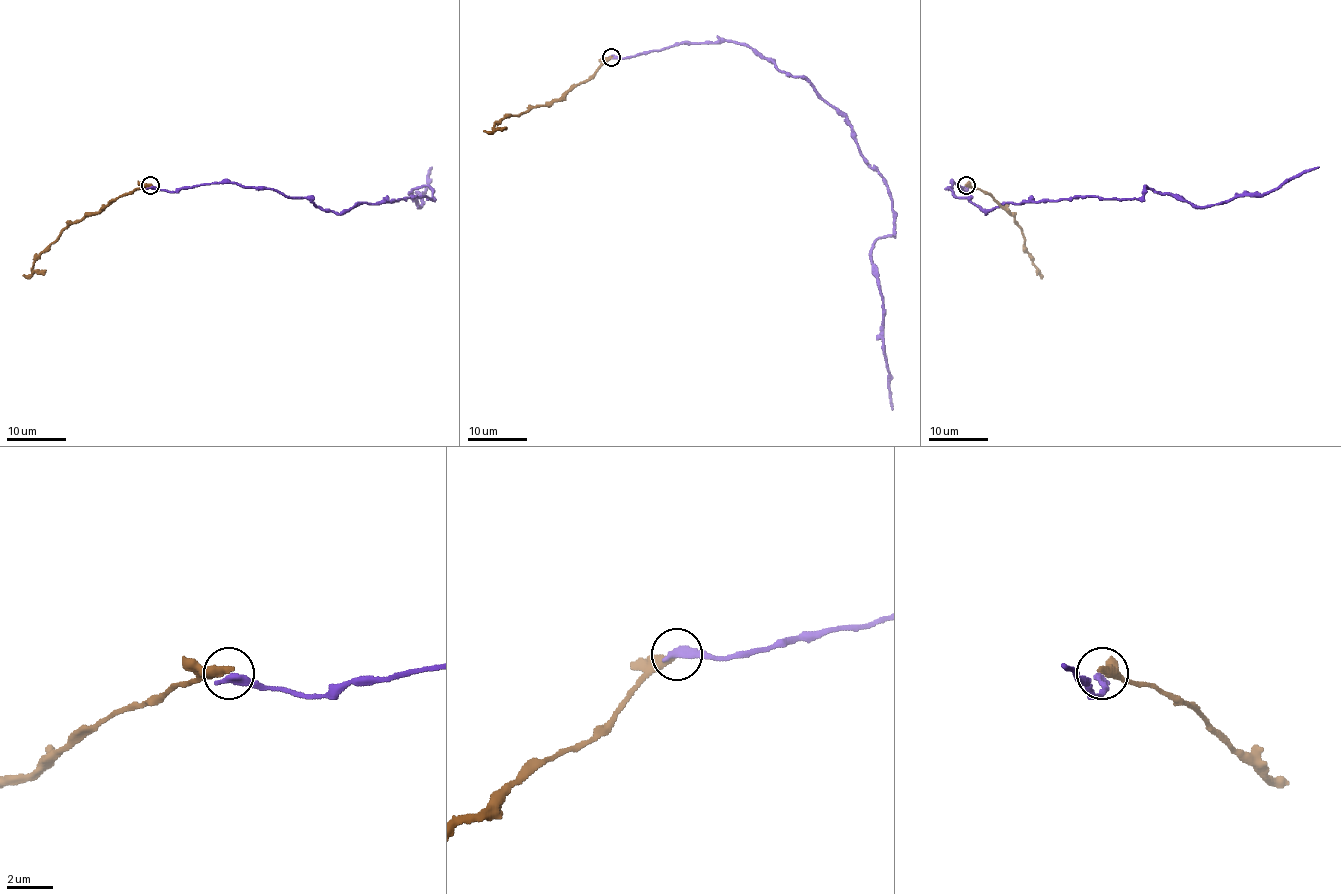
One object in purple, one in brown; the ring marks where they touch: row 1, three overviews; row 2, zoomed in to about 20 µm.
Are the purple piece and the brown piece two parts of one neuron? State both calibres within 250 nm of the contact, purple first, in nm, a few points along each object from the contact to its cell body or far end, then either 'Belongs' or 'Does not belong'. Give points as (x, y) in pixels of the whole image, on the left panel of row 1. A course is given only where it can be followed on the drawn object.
Thickness 400 nm (purple) against 420 nm. Course of purple: (149, 186), (269, 187), (341, 213), (432, 199), (428, 186), (410, 193), (420, 207), (431, 166). Course of brown: (149, 186), (112, 199), (100, 211), (75, 220), (34, 262), (30, 274), (22, 276). Does not belong

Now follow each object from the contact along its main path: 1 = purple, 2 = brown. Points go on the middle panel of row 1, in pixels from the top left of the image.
1: (610, 57), (739, 42), (802, 76), (847, 120), (892, 200), (893, 233), (871, 251), (892, 410)
2: (610, 57), (589, 78), (573, 85), (561, 97), (518, 115), (506, 115), (491, 132), (483, 130)

